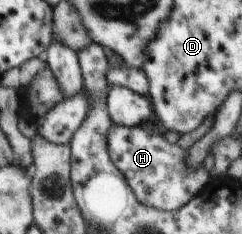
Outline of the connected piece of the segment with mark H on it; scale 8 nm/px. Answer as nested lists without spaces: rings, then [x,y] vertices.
[[[114,123],[106,134],[107,152],[113,164],[122,173],[126,183],[133,191],[135,198],[146,207],[162,210],[165,212],[176,211],[192,197],[196,196],[205,185],[210,185],[211,169],[200,166],[190,170],[186,165],[186,151],[176,144],[169,144],[162,135],[158,135],[156,129],[146,130],[138,126],[119,126]]]

